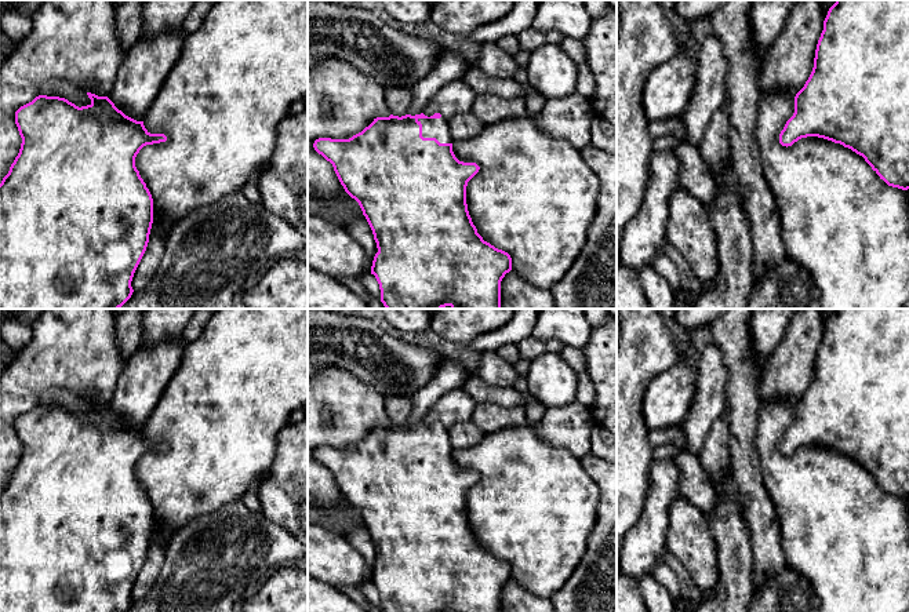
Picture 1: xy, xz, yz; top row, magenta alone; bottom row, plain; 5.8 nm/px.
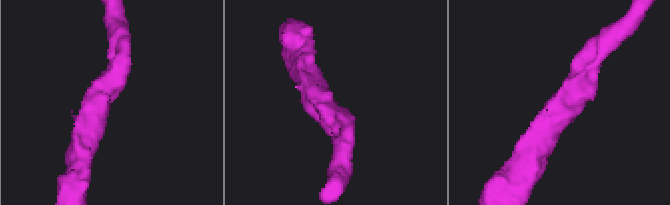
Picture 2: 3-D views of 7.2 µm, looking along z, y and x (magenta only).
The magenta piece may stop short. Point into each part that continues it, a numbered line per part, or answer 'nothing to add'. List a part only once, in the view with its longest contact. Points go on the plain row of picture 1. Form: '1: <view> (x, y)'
1: yz (788, 372)

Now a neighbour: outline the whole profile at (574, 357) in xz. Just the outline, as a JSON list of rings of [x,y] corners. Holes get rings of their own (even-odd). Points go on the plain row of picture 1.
[[[566,346],[560,356],[575,372],[585,372],[586,360],[582,349]]]

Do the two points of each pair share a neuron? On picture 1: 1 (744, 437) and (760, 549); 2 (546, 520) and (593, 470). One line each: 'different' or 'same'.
1: same
2: different

